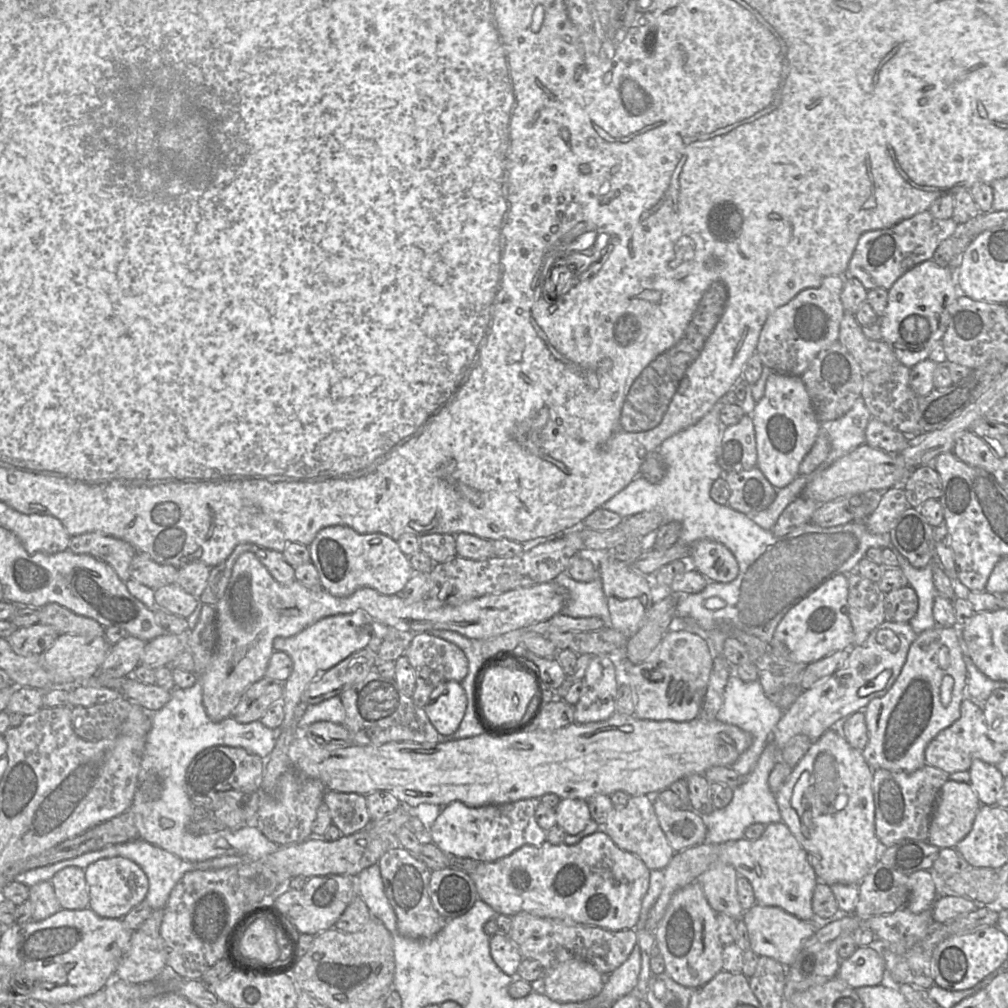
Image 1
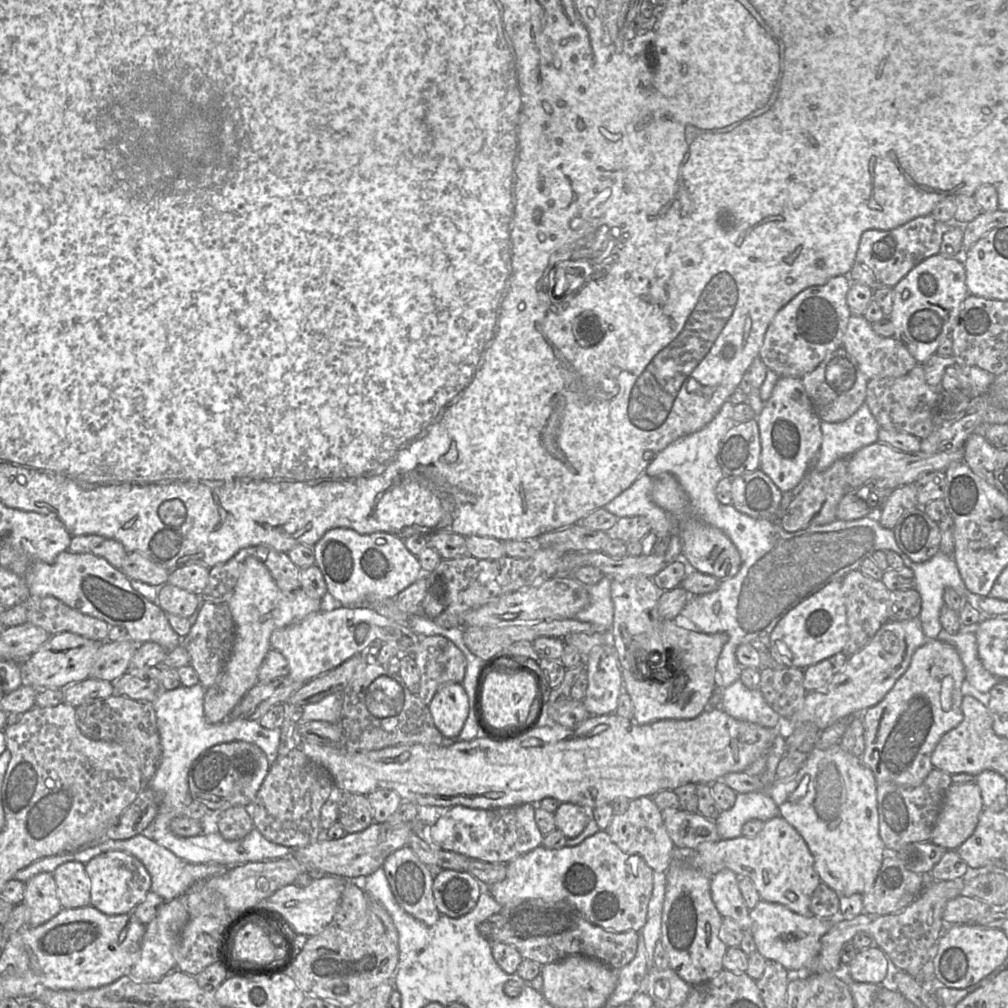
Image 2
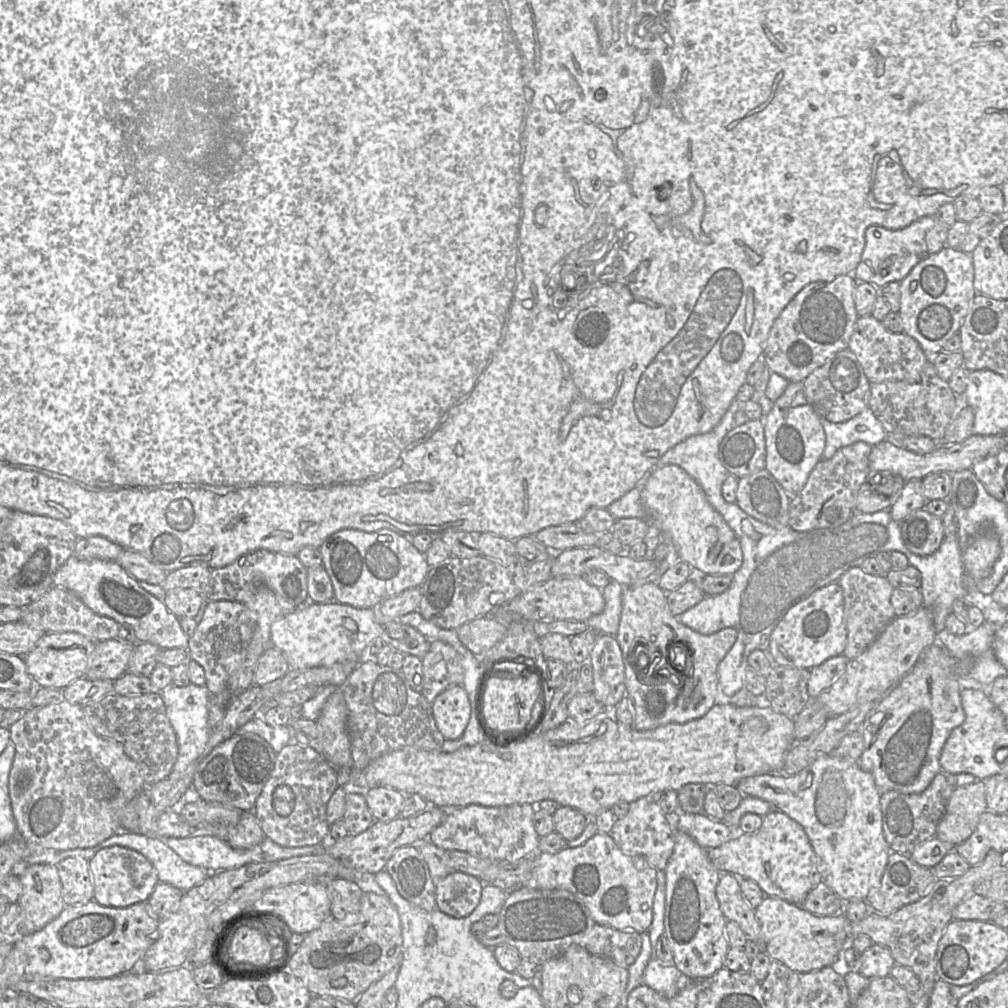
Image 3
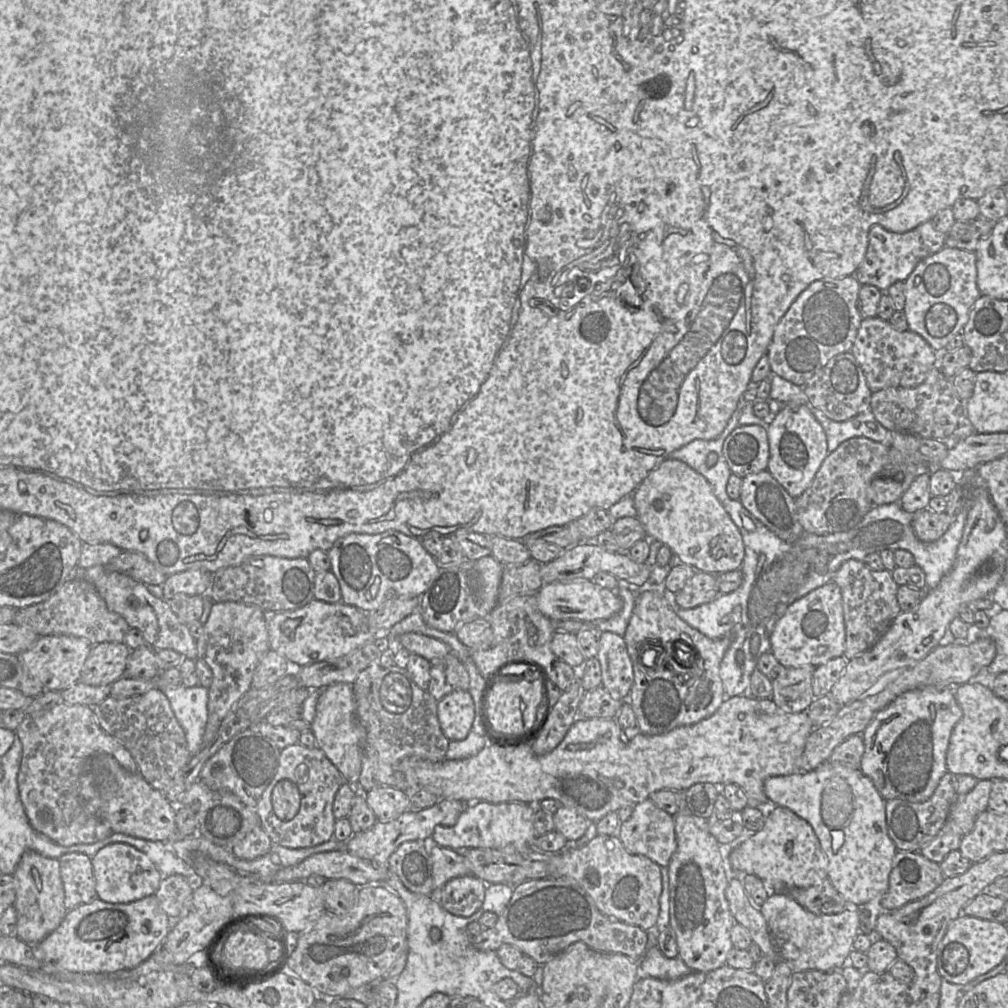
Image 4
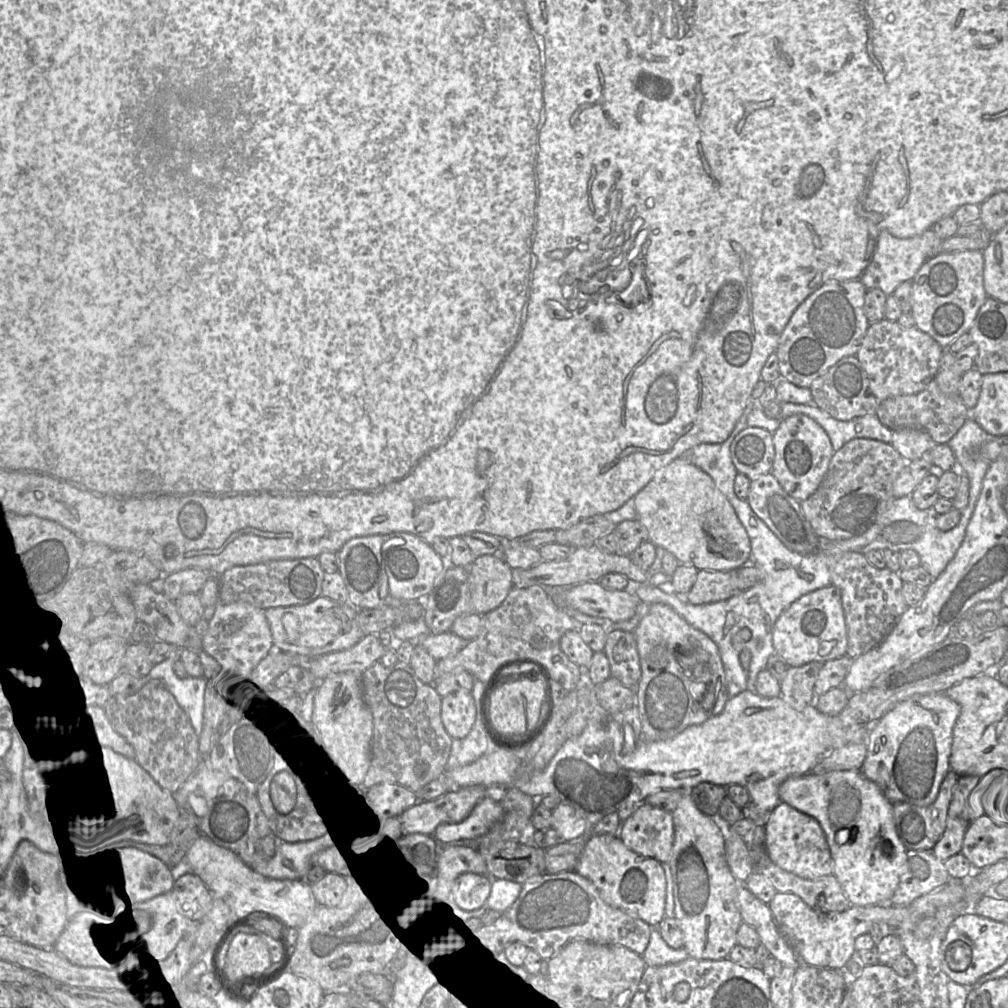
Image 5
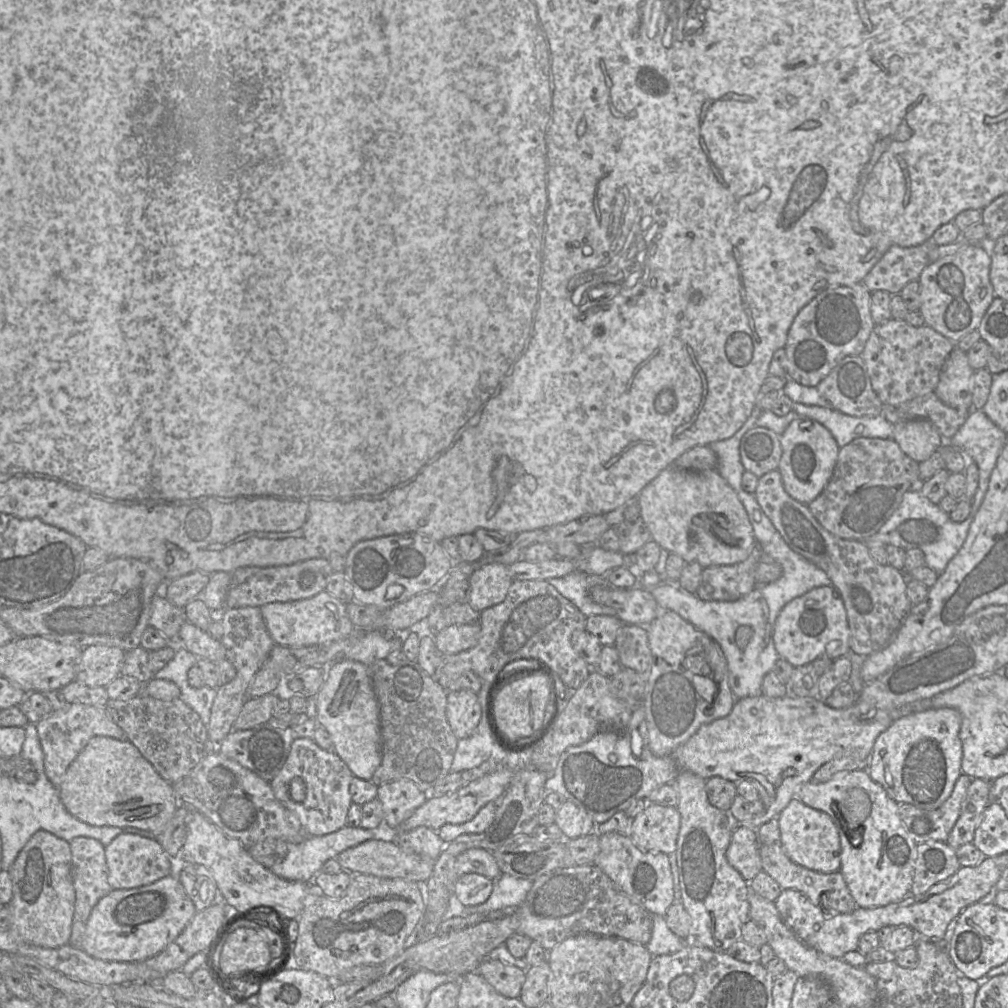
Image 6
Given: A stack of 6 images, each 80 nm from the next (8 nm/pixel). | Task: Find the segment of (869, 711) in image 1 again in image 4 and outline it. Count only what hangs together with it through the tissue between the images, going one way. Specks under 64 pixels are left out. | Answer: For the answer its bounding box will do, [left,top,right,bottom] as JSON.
[859,687,963,802]

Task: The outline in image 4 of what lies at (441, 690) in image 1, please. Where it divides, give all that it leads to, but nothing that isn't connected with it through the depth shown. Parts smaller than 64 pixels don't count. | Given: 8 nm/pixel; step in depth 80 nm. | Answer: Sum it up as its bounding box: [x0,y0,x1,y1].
[437,690,475,741]

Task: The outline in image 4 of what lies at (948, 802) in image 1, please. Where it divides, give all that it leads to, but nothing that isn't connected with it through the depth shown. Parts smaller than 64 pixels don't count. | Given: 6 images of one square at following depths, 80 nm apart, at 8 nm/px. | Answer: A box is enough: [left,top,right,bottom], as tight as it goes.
[948,780,991,836]

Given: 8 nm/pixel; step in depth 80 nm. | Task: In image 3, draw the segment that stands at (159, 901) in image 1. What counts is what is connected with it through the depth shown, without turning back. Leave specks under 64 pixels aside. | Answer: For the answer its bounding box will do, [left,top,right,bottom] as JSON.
[65,831,211,892]

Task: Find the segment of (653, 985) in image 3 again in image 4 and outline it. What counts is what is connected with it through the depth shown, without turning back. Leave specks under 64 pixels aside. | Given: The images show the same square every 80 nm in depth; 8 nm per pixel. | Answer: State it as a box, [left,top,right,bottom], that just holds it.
[639,946,691,981]

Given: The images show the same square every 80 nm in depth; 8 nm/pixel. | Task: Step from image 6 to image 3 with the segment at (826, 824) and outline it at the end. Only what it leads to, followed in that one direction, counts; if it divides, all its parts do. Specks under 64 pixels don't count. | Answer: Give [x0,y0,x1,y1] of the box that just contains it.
[708,809,822,905]

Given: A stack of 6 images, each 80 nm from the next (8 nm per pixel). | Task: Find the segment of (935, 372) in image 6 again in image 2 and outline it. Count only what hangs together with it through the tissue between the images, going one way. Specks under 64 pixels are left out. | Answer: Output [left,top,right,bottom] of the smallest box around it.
[842,316,918,380]

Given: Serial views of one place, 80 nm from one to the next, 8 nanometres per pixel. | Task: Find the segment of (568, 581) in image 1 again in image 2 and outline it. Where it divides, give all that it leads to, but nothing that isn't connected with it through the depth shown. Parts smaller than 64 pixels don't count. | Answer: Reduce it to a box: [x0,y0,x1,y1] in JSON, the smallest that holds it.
[574,576,613,632]

